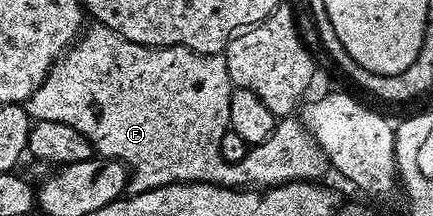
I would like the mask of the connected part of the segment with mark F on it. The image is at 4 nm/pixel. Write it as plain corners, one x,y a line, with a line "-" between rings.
94,23
92,27
93,28
86,27
80,39
70,44
69,47
54,60
53,68
45,75
43,83
29,95
29,99
24,101
24,105
34,121
50,120
51,122
63,122
67,126
79,130
79,134
83,134
83,138
87,138
90,144
92,144
94,153
96,153
98,157
119,160
121,163
128,166
131,169
132,179
134,181
137,179
138,185
136,187
138,189
159,188
162,184
176,184
184,180
200,182
202,184
220,184
222,188
236,188
238,186
266,188
279,184
289,184
291,181
307,180
317,182
322,179
321,176
325,172
328,173
329,163
325,152
318,146
318,143
314,140
314,136
307,131
300,119
293,116
282,117
264,142
254,145
252,150
239,162
229,163
223,158
223,154
219,150
219,142
223,142
223,134
230,131
229,103
231,102
231,94
234,90
234,86
229,80
227,62
225,61
224,55
208,56
207,54
199,54
195,50
184,48
183,46
149,48
145,44
136,44
127,38
123,38
115,30
106,28
104,24

